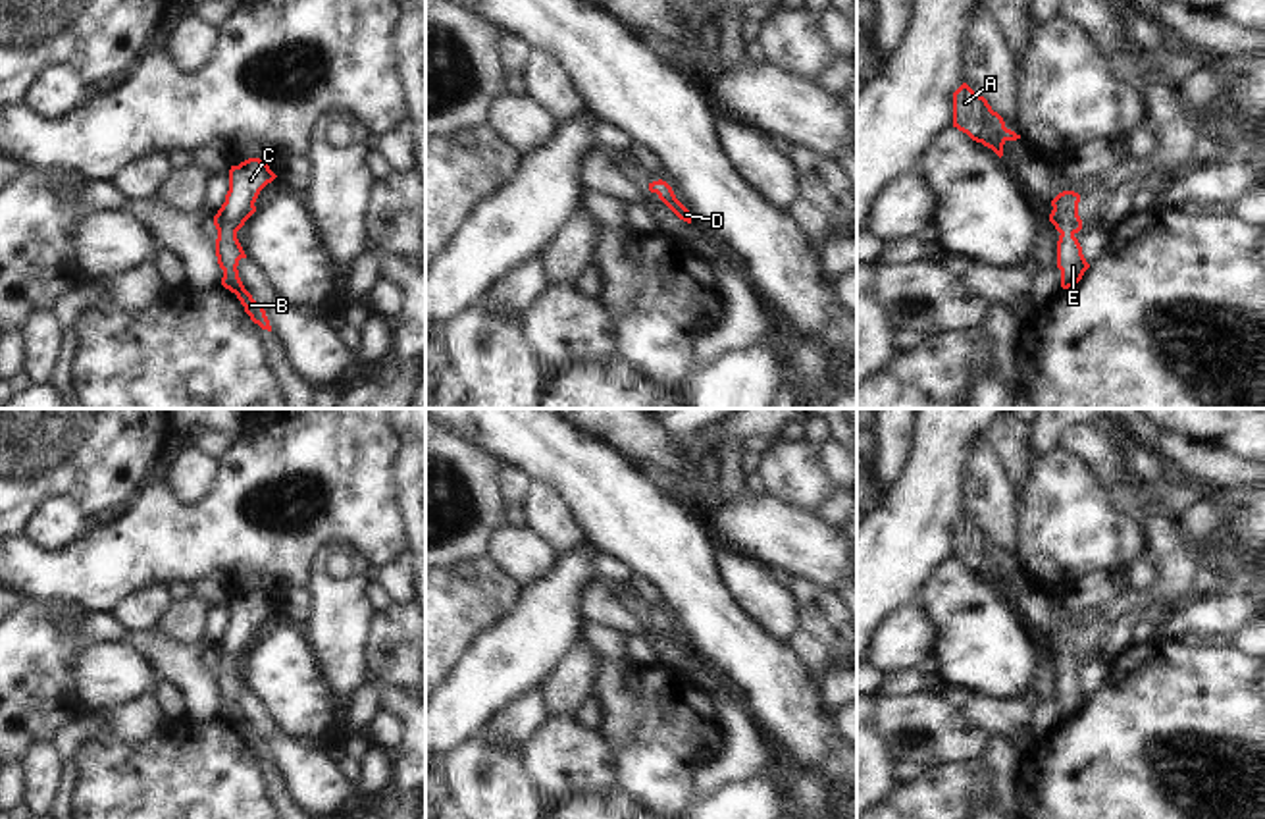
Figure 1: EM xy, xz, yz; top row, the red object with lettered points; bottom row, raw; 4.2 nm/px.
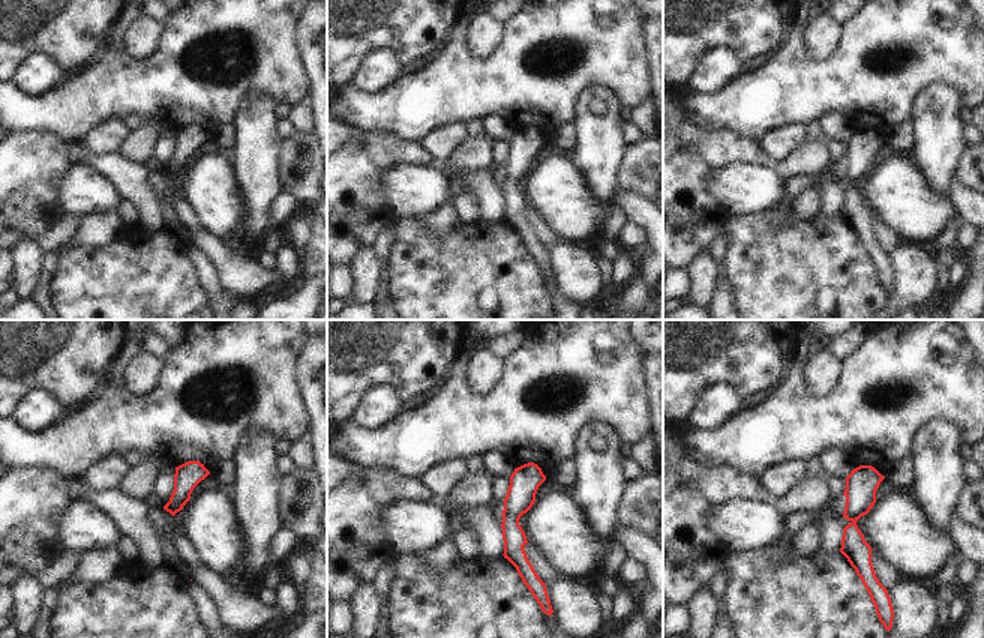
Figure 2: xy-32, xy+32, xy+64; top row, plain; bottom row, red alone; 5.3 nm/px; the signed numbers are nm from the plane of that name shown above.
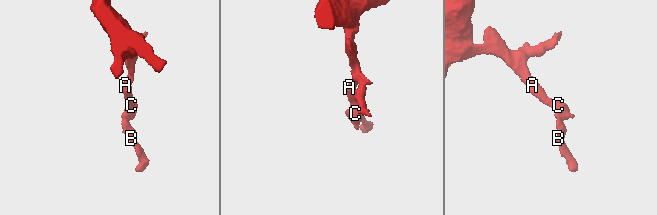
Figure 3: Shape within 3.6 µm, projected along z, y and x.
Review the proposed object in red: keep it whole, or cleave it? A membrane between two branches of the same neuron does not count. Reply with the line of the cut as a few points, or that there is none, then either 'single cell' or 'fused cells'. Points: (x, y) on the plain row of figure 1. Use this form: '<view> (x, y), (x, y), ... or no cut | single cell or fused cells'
no cut | single cell

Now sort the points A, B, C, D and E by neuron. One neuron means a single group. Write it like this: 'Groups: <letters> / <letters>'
Groups: A B C D E.

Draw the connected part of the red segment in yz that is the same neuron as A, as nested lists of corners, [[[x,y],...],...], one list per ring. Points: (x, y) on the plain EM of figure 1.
[[[967,515],[953,524],[953,559],[992,580],[999,590],[1007,572],[1020,570],[1020,567],[1005,559],[1003,549],[992,542],[988,532]]]

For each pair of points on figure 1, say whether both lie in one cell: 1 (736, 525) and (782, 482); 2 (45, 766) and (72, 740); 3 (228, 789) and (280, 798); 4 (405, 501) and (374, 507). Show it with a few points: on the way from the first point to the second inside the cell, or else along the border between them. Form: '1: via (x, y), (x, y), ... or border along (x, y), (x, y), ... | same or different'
1: border along (765, 492), (811, 511) | different
2: border along (51, 742), (62, 760) | different
3: border along (253, 756), (262, 792), (268, 798) | different
4: border along (395, 457), (391, 480), (405, 534) | different

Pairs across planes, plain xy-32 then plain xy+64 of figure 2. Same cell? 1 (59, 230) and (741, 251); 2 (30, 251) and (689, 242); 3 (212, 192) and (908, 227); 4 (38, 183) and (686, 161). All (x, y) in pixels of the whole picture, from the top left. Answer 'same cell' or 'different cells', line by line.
1: different cells
2: different cells
3: same cell
4: same cell

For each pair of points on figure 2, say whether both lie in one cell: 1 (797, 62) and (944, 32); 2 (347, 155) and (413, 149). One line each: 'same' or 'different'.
1: same
2: different

